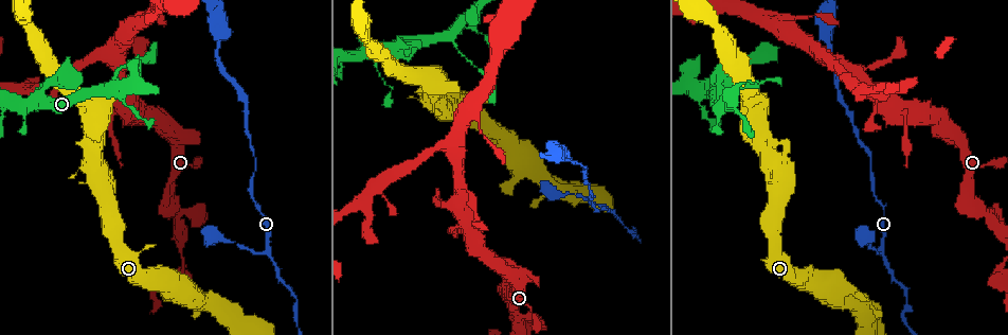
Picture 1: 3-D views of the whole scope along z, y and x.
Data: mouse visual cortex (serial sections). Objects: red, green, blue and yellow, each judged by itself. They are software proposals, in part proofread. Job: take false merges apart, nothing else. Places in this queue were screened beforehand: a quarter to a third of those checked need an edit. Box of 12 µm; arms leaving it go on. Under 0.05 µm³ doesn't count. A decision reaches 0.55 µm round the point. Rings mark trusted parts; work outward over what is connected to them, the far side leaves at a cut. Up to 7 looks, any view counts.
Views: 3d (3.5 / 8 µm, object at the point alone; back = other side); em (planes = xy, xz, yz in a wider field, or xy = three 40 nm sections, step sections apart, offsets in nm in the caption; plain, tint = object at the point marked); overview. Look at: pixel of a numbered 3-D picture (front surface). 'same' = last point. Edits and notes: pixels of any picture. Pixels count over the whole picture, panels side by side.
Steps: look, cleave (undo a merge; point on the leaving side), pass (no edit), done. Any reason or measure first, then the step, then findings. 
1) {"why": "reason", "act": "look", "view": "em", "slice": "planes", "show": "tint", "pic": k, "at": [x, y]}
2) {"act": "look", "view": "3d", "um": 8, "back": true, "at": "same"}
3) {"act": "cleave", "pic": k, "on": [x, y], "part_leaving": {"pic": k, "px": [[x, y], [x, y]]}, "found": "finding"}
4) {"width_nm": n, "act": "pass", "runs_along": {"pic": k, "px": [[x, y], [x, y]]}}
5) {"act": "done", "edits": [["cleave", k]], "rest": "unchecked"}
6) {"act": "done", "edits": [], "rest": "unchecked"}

{"why": "three-way junction", "act": "look", "view": "3d", "um": 3.5, "back": true, "pic": 1, "at": [111, 54]}

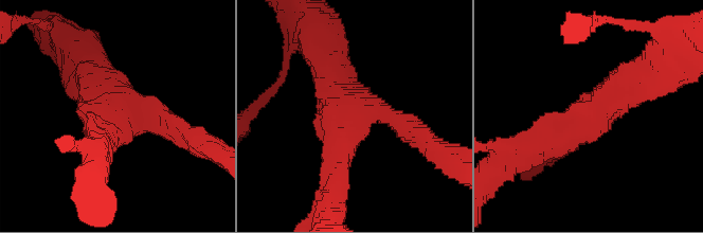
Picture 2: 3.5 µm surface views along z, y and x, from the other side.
{"arms": 3, "arm_widths_nm": [300, 400, 500], "why": "shape alone is not enough", "act": "look", "view": "em", "slice": "xy", "step": 5, "show": "tint", "pic": 2, "at": [120, 115]}

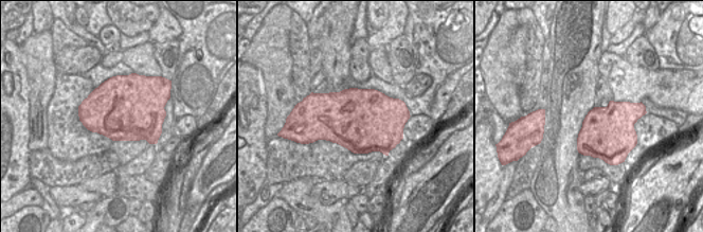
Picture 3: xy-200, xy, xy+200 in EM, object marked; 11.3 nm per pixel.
{"act": "pass", "runs_along": {"pic": 2, "px": [[523, 146], [580, 127], [636, 77]]}, "found": "continuous, no second cell"}

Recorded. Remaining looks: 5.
{"why": "thin neck", "act": "look", "view": "3d", "um": 3.5, "pic": 1, "at": [810, 17]}

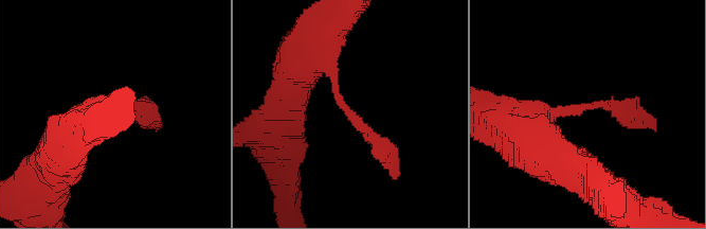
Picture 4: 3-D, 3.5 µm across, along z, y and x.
{"act": "look", "view": "em", "slice": "xy", "step": 3, "show": "tint", "pic": 4, "at": [591, 105]}

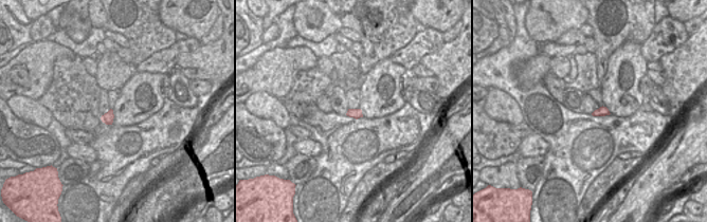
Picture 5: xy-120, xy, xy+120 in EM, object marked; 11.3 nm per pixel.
{"why": "another direction", "act": "look", "view": "em", "slice": "xy", "step": 2, "show": "tint", "at": "same"}

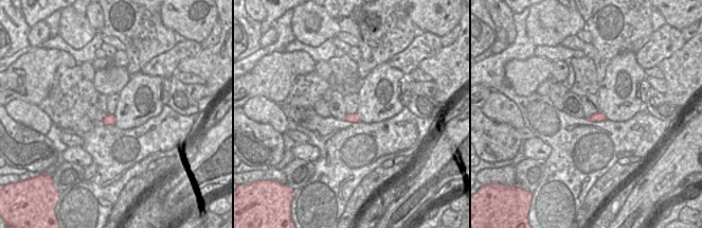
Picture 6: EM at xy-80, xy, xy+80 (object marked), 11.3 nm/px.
{"act": "pass", "runs_along": {"pic": 4, "px": [[307, 51], [392, 164]]}, "found": "all the same cell"}

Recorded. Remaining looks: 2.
{"why": "sharp bend", "act": "look", "view": "3d", "um": 8, "pic": 1, "at": [972, 205]}

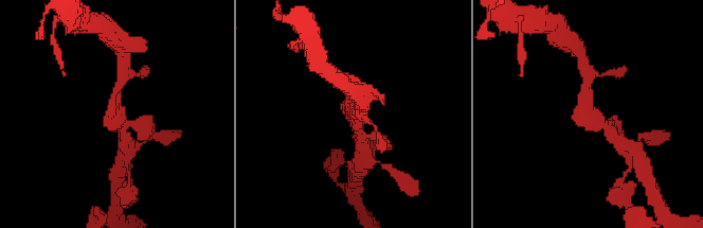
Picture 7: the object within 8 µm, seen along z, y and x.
{"act": "look", "view": "em", "slice": "xy", "step": 5, "show": "tint", "pic": 7, "at": [590, 115]}

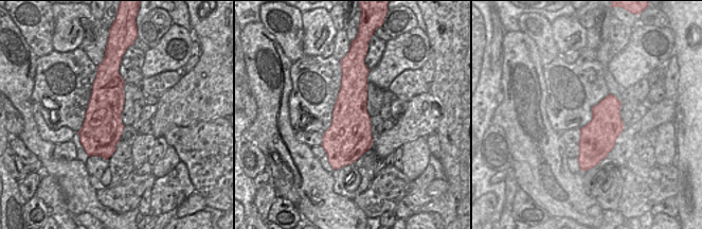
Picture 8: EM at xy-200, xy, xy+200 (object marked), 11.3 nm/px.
{"act": "pass", "runs_along": {"pic": 7, "px": [[588, 85], [588, 118], [609, 129]]}, "found": "one cell here"}

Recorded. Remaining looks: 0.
{"act": "done", "edits": [], "rest": "unchecked"}

